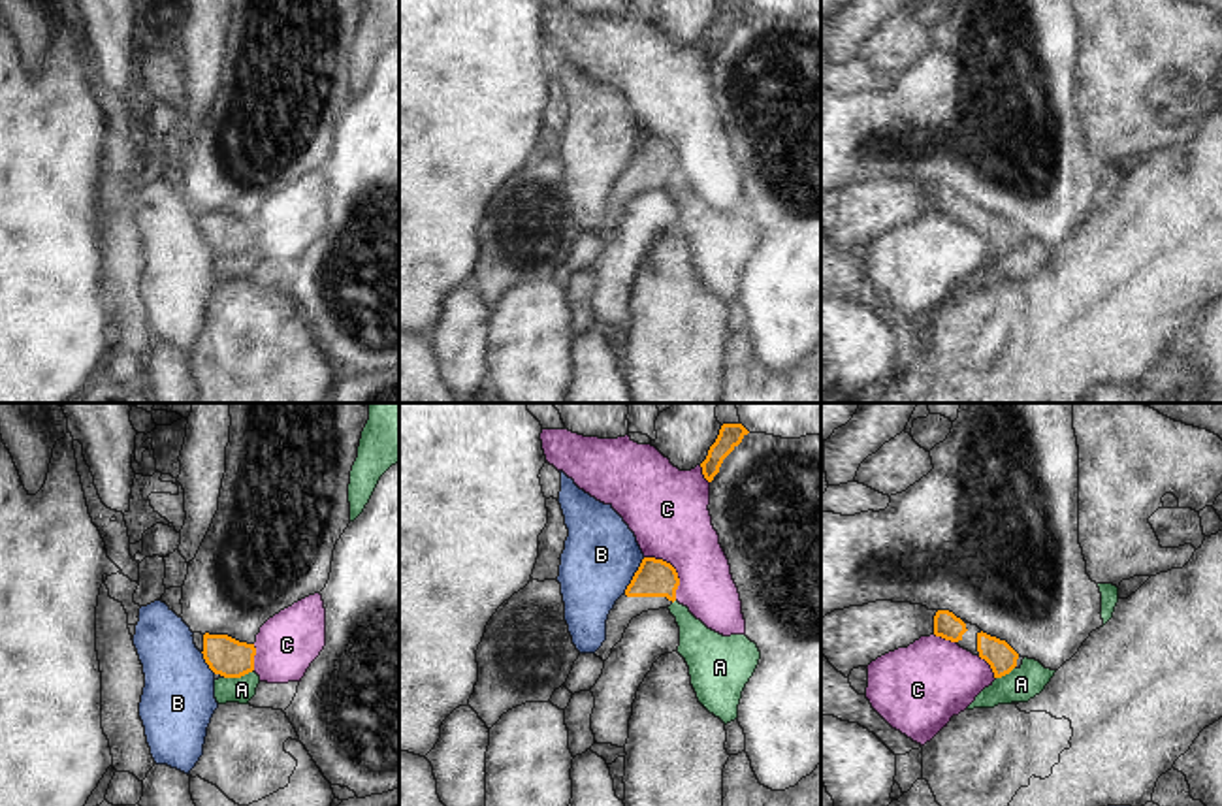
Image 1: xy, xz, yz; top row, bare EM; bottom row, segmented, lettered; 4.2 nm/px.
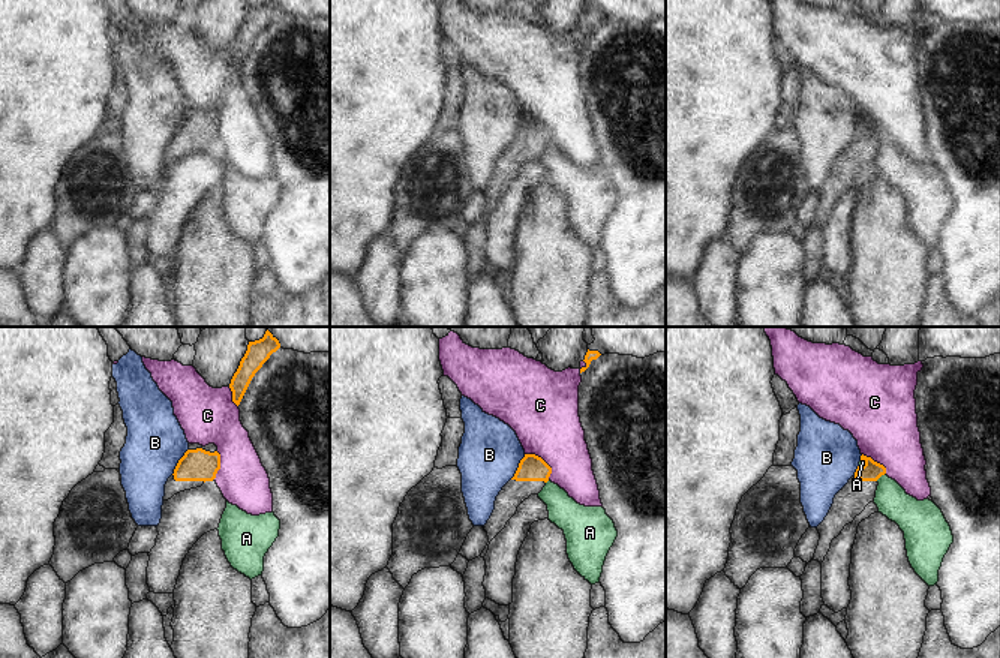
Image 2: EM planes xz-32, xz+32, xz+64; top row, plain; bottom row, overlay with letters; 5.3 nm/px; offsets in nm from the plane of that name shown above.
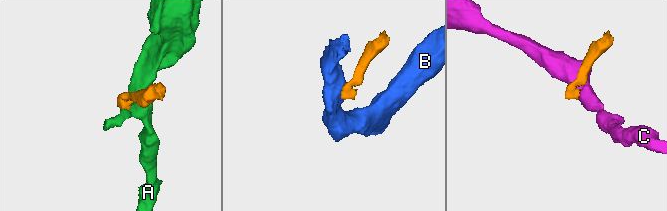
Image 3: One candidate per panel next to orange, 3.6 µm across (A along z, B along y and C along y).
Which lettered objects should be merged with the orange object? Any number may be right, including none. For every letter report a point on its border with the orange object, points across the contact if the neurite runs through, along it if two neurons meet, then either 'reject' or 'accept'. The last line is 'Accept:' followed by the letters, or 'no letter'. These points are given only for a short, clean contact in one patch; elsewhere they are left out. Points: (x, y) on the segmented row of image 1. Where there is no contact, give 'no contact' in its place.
A: meets orange in xy at (238, 677); border along xy (253, 669), (240, 677), (225, 678); reject
B: meets orange in xz at (635, 575); border along xz (644, 558), (624, 592); reject
C: meets orange in xz at (675, 569); reject
Accept: no letter

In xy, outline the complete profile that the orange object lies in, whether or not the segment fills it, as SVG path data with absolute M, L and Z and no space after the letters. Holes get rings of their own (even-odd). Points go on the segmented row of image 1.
M194 633L194 644L218 678L241 678L254 670L254 644L239 642L228 635Z

